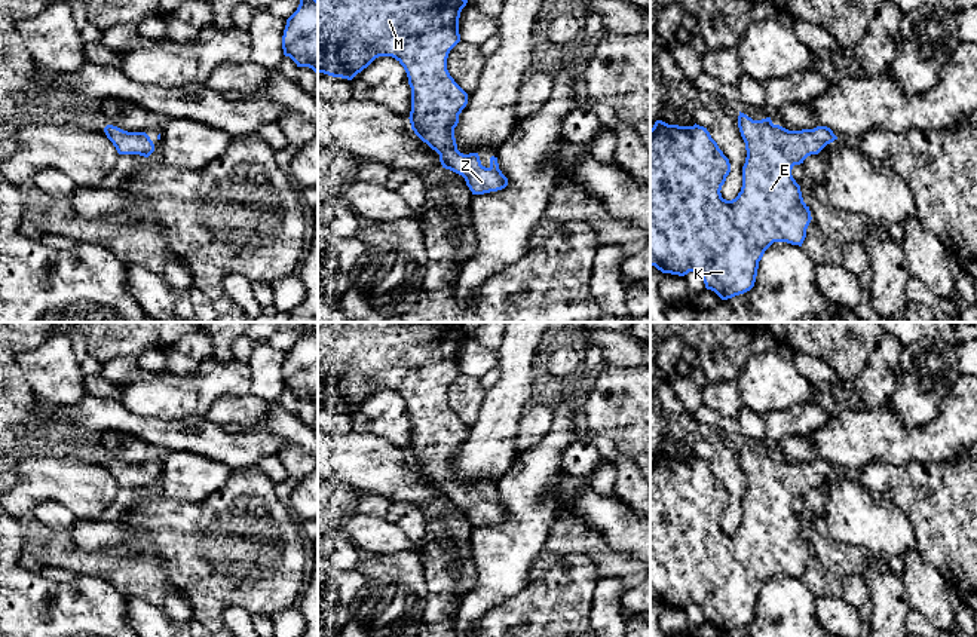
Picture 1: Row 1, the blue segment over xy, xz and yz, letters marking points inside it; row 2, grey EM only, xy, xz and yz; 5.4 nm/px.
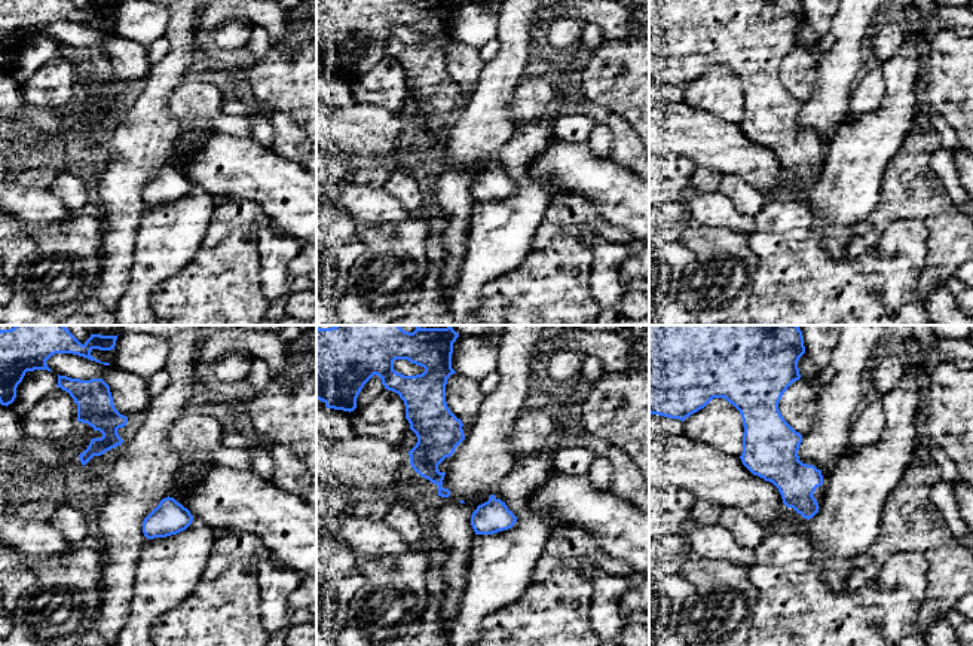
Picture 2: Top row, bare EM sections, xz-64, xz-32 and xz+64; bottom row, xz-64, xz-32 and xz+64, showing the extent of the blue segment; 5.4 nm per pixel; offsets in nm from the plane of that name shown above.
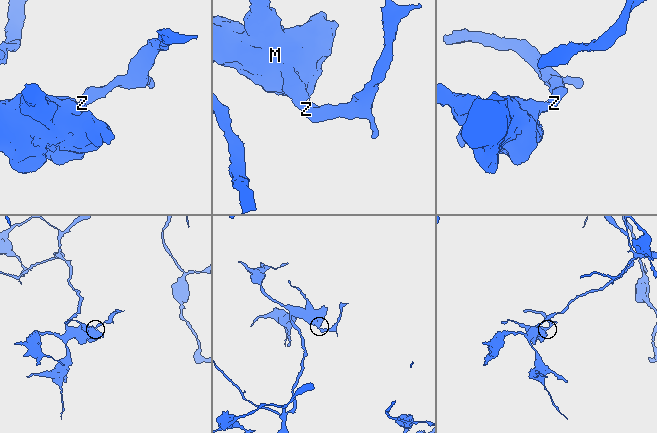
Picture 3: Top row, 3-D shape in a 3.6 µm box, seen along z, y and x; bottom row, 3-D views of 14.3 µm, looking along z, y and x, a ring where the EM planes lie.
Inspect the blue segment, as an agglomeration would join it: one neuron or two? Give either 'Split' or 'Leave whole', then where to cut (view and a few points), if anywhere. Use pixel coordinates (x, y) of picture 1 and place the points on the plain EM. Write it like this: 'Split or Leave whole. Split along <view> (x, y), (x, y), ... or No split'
Leave whole. No split

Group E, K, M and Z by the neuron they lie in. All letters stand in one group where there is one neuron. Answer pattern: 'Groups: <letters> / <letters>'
Groups: E K M Z

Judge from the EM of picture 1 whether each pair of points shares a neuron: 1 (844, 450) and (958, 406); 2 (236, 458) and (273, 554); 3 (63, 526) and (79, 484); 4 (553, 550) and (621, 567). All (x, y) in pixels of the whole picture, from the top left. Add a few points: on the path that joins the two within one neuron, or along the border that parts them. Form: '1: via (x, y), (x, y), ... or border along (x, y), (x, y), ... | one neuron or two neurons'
1: via (873, 446), (924, 443), (931, 435) | one neuron
2: border along (256, 465), (233, 469) | two neurons
3: border along (33, 510), (43, 502), (61, 502), (76, 518) | two neurons
4: via (569, 544), (591, 544), (605, 557) | one neuron

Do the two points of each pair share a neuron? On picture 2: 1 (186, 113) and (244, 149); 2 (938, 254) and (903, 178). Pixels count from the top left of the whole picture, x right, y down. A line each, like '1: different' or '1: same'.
1: different
2: same

